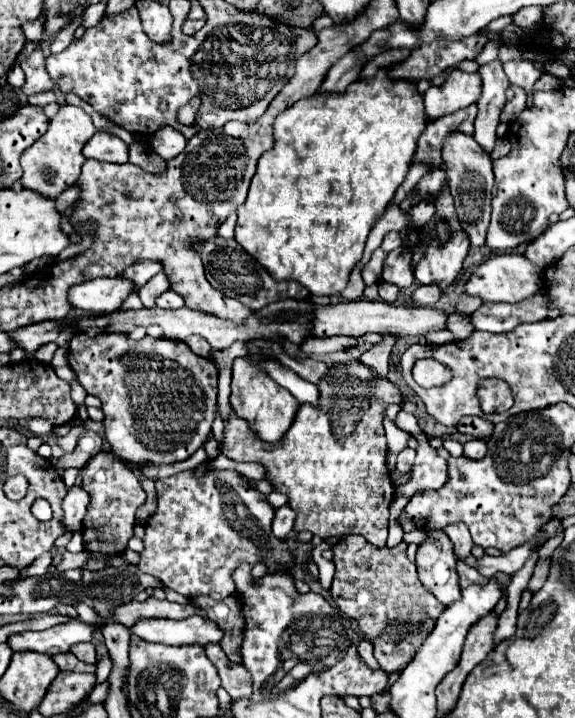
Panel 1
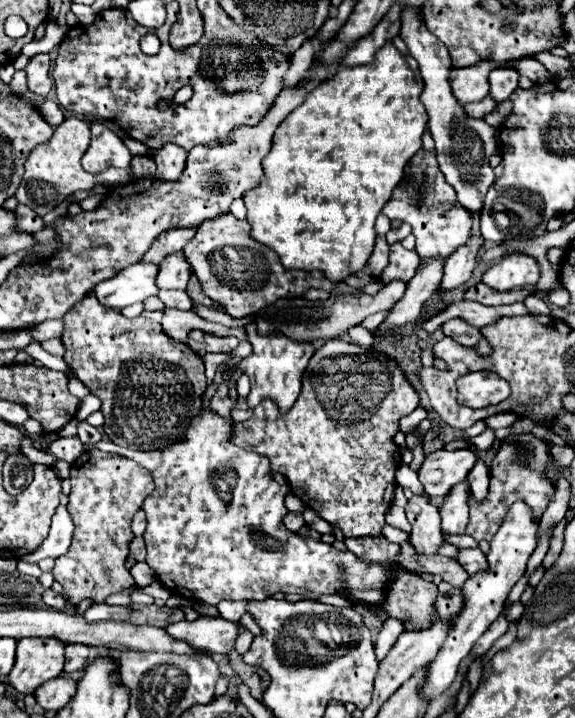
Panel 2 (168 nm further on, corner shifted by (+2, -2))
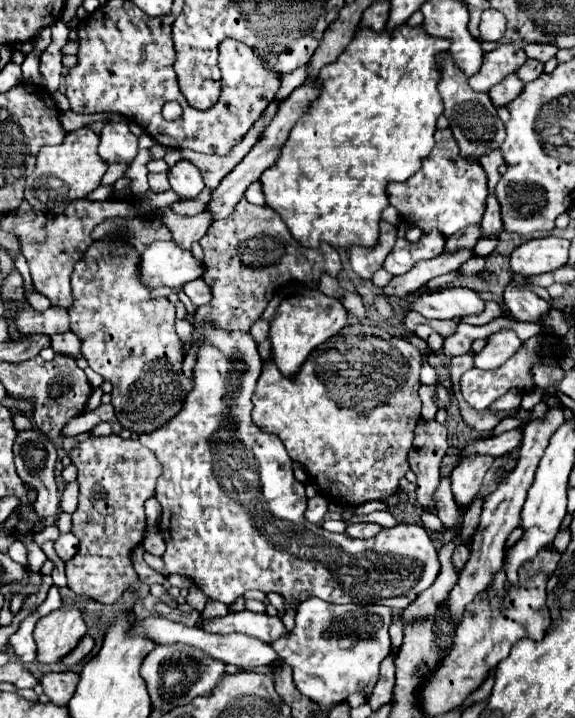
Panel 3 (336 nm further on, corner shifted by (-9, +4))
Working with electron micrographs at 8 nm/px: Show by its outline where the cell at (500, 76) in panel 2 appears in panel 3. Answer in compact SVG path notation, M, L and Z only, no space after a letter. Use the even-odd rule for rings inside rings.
M528 58L528 60L526 60L526 64L524 64L516 74L518 74L524 82L530 82L530 80L536 80L542 72L544 72L544 62Z

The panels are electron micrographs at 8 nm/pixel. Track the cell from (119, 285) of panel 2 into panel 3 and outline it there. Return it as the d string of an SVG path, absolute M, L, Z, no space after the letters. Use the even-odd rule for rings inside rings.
M156 240L142 252L140 278L150 290L158 286L182 288L186 282L202 278L204 270L204 262L194 258L190 250L180 248L174 240Z

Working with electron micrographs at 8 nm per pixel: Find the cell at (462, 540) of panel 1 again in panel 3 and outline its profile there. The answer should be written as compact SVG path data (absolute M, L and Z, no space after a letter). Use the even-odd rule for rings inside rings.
M472 454L468 458L462 458L456 464L450 480L452 480L454 498L458 504L468 506L476 498L480 484L482 484L482 478L494 460L496 458L488 454Z

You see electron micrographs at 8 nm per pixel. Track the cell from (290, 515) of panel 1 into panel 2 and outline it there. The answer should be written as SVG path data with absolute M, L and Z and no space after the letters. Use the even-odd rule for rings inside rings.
M287 512L283 524L285 524L285 528L289 528L291 532L299 532L299 528L305 524L305 520L303 520L303 516L297 514L297 512Z

